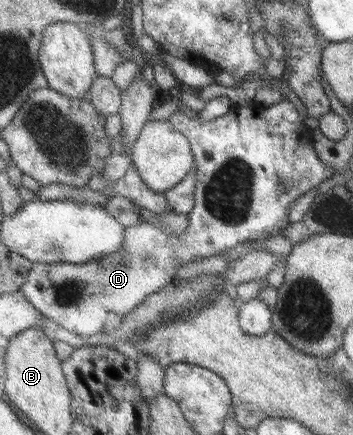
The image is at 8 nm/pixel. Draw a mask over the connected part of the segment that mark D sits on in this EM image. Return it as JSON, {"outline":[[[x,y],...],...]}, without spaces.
{"outline":[[[278,97],[276,103],[269,107],[255,104],[246,108],[231,107],[223,116],[206,122],[187,118],[178,111],[172,113],[168,120],[173,130],[181,133],[189,143],[196,178],[194,202],[185,214],[185,228],[179,237],[170,237],[155,229],[150,221],[140,221],[123,228],[122,245],[100,259],[90,259],[90,262],[82,264],[34,262],[21,291],[42,316],[58,327],[81,337],[96,334],[102,331],[109,314],[124,316],[146,296],[173,283],[174,272],[182,264],[192,263],[194,258],[220,255],[242,243],[276,236],[289,226],[287,216],[292,202],[335,173],[318,159],[314,148],[310,148],[310,132],[303,128],[303,120],[284,97]]]}

